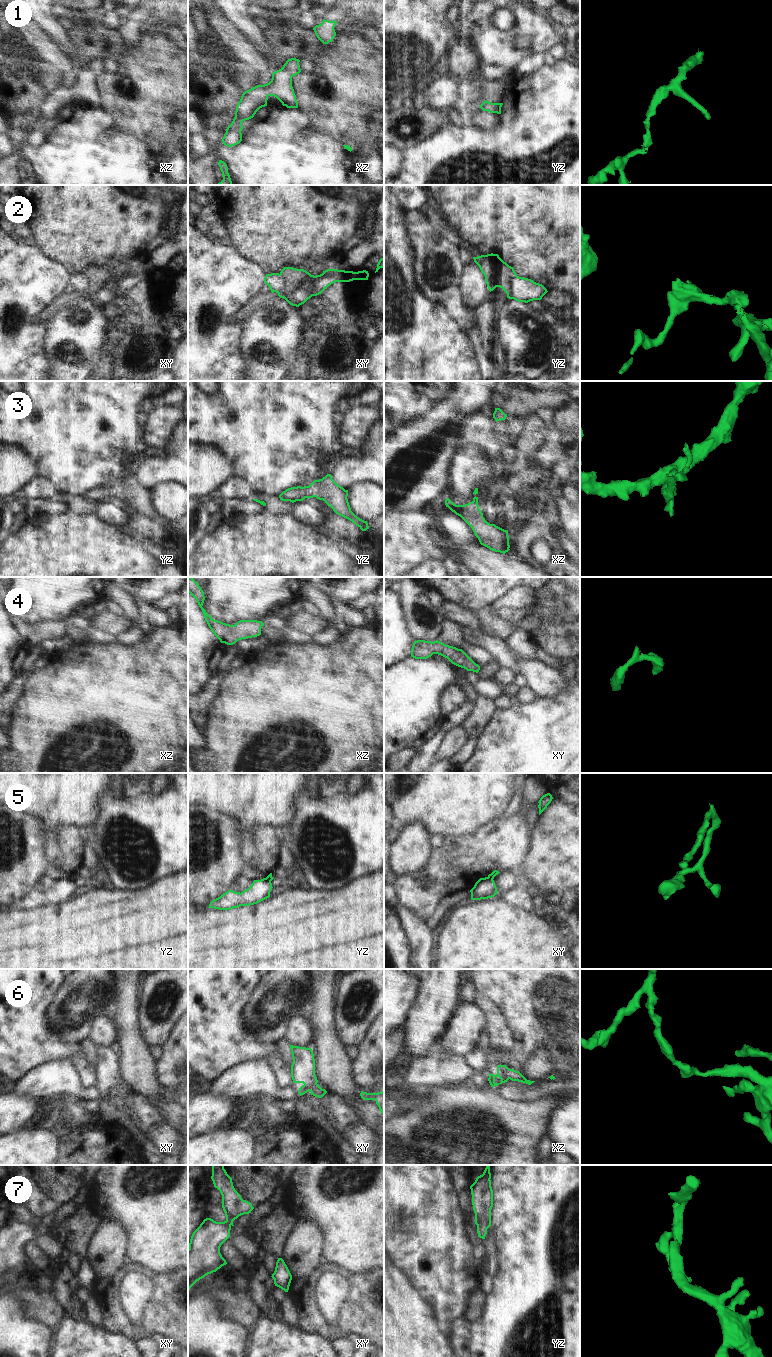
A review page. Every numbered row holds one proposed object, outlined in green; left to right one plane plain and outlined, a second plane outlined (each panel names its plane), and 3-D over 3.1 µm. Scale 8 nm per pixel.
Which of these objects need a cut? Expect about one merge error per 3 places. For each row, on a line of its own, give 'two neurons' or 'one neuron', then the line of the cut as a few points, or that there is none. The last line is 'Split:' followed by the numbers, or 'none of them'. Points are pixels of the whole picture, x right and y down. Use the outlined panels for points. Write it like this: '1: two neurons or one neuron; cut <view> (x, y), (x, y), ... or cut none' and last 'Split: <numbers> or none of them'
1: one neuron; cut none
2: one neuron; cut none
3: one neuron; cut none
4: one neuron; cut none
5: two neurons; cut xy (482, 878), (490, 878), (492, 880)
6: one neuron; cut none
7: one neuron; cut none
Split: 5

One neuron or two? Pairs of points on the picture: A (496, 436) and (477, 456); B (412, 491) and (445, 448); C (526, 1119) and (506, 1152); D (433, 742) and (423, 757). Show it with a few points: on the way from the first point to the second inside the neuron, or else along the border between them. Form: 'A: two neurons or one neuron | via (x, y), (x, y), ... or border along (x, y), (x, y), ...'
A: two neurons | border along (461, 446), (478, 443), (489, 455), (508, 449)
B: one neuron | via (419, 480), (420, 476), (435, 459)
C: one neuron | via (518, 1127), (507, 1138), (506, 1144)
D: one neuron | via (431, 746), (425, 753)

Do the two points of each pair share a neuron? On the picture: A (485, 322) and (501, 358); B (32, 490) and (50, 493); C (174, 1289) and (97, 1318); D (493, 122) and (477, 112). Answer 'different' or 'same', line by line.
A: same
B: same
C: different
D: same

